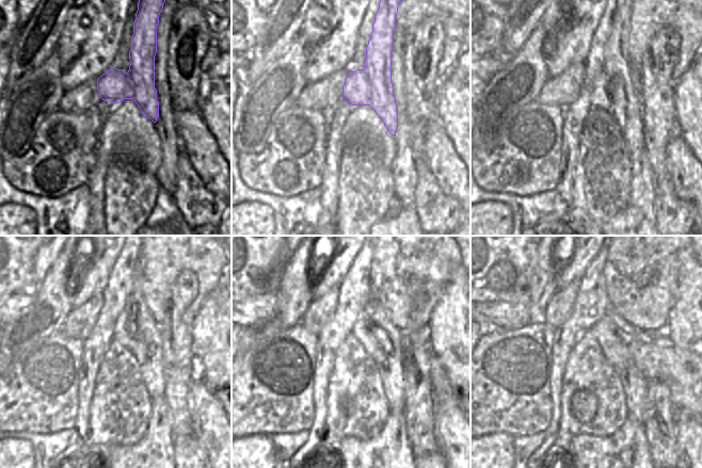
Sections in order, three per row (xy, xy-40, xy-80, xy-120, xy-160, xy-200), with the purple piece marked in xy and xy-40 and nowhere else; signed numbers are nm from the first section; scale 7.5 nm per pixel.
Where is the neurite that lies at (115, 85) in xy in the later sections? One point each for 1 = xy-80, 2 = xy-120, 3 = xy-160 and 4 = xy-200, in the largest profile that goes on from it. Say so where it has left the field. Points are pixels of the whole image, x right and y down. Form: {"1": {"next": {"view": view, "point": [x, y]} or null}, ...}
{"1": {"next": {"view": "xy-80", "point": [612, 89]}}, "2": {"next": {"view": "xy-120", "point": [136, 329]}}, "3": {"next": {"view": "xy-160", "point": [381, 339]}}, "4": {"next": {"view": "xy-200", "point": [615, 345]}}}

